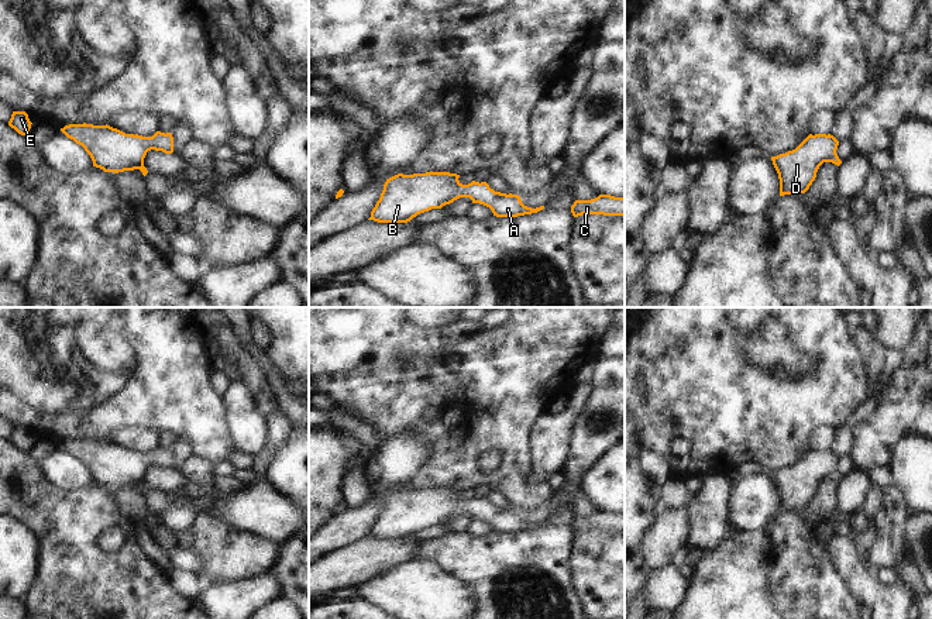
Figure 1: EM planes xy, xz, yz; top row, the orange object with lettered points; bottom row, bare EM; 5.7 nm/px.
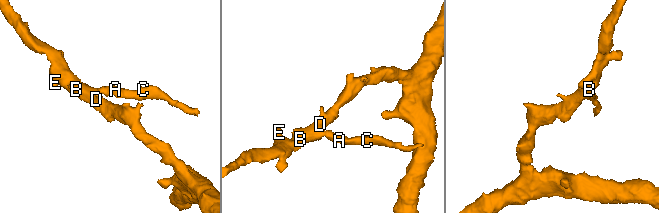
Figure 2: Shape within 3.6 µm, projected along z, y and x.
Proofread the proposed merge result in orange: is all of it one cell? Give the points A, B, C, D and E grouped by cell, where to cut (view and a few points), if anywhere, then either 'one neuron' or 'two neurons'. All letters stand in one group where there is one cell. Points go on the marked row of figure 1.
A B C D E; no cut; one neuron

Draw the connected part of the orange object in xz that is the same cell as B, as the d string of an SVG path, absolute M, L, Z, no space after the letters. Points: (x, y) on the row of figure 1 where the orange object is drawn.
M450 172L398 173L386 179L368 220L407 223L420 213L441 209L460 197L470 197L472 203L489 207L496 217L517 217L544 209L527 207L520 196L495 192L486 182L462 185L458 178L460 175Z

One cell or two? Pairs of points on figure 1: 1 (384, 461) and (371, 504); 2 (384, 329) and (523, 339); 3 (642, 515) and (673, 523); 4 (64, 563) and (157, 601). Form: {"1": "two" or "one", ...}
{"1": "one", "2": "one", "3": "two", "4": "one"}

